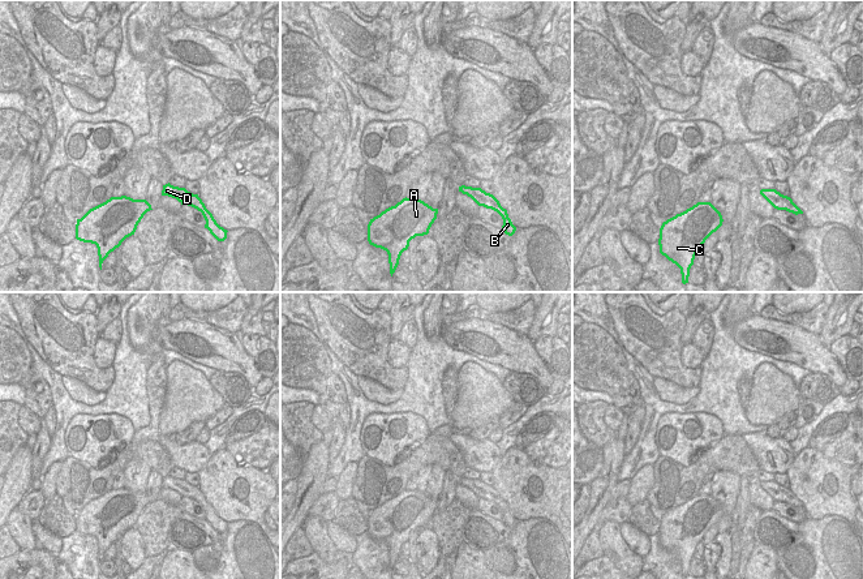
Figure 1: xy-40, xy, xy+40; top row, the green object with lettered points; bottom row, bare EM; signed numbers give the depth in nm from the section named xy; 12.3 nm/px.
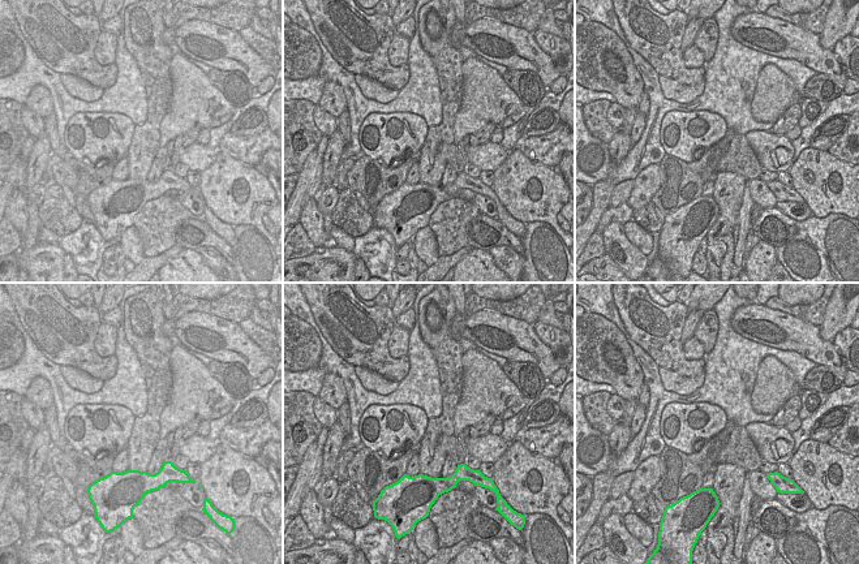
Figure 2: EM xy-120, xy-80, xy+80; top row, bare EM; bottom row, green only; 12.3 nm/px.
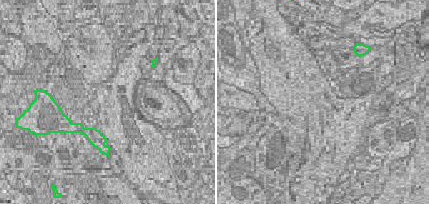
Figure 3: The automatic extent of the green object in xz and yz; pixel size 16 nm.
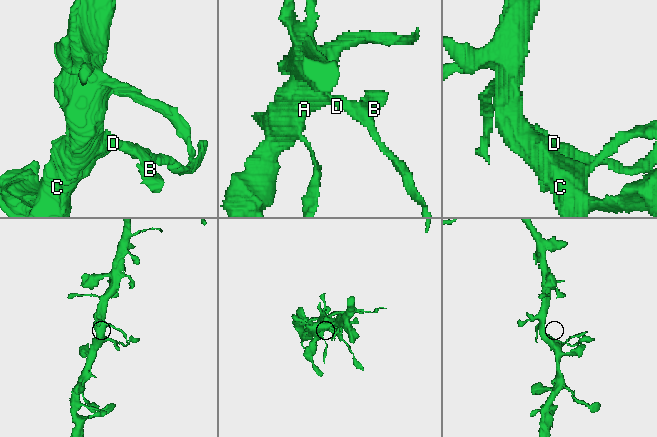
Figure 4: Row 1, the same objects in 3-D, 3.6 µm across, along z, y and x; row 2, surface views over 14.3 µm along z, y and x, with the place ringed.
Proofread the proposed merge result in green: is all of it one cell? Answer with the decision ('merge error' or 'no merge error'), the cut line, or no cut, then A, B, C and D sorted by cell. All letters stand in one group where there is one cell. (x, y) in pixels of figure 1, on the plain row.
merge error; cut in xy-40 along (180, 480), (179, 485), (184, 490), (181, 494); A C D / B

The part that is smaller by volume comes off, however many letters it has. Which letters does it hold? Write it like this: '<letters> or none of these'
B

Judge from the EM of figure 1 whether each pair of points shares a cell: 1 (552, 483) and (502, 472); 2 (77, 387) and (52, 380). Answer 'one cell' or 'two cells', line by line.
1: one cell
2: two cells

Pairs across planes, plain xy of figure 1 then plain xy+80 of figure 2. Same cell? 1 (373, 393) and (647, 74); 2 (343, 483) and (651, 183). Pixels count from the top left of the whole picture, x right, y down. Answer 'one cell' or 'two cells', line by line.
1: two cells
2: one cell

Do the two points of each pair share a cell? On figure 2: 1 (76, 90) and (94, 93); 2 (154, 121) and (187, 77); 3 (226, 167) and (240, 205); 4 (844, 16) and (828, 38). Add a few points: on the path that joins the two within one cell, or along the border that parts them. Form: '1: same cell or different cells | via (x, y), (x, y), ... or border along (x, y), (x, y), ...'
1: same cell | via (80, 90), (90, 93)
2: different cells | border along (170, 68), (171, 102), (158, 128)
3: same cell | via (226, 177), (226, 193), (230, 196)
4: same cell | via (840, 21), (832, 33)

